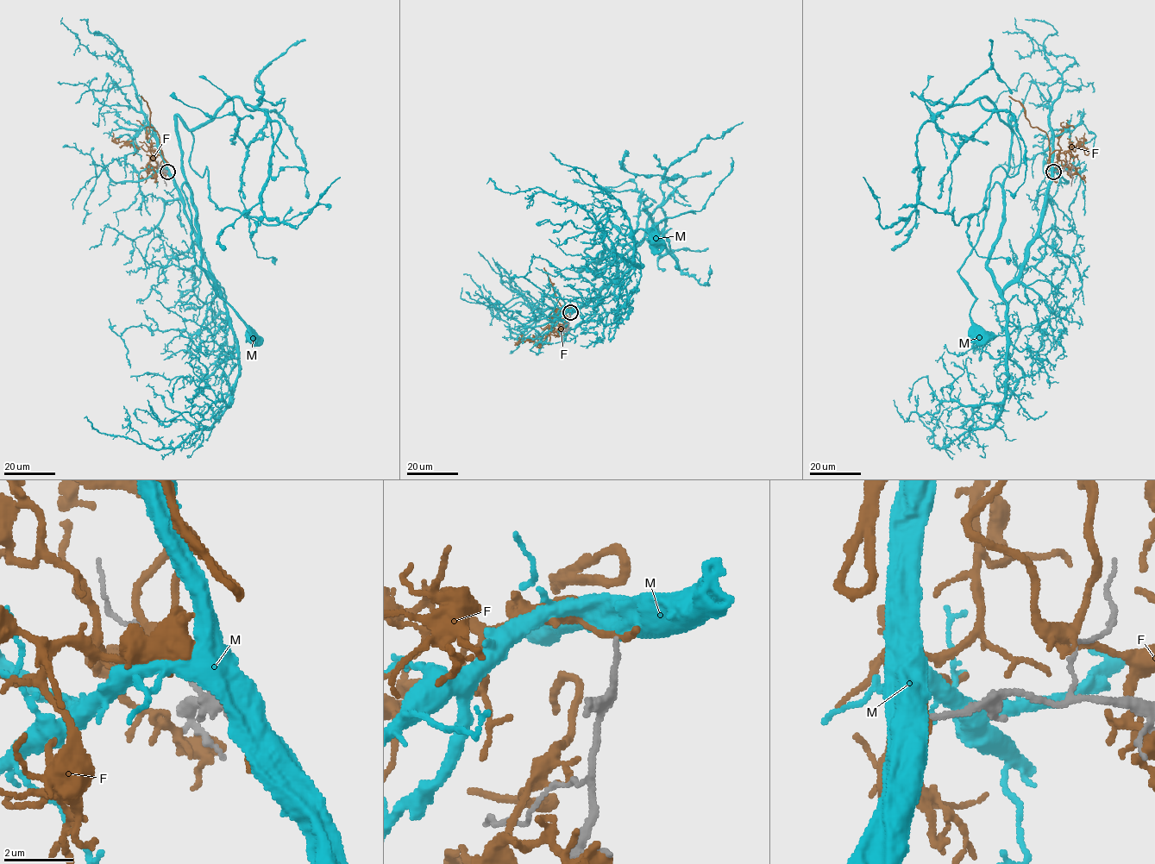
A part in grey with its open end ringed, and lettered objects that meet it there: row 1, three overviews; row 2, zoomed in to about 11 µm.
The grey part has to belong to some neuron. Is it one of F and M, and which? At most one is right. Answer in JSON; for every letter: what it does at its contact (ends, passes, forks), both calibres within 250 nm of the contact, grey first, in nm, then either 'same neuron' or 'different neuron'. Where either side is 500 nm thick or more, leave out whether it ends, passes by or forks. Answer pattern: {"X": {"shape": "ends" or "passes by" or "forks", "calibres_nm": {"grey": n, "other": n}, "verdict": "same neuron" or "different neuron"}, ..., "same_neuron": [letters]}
{"F": {"shape": "passes by", "calibres_nm": {"grey": 150, "other": 140}, "verdict": "different neuron"}, "M": {"calibres_nm": {"grey": 150, "other": 600}, "verdict": "same neuron"}, "same_neuron": ["M"]}

